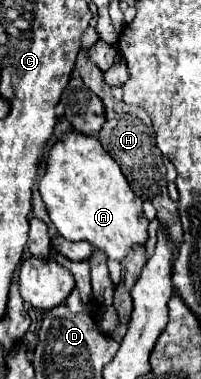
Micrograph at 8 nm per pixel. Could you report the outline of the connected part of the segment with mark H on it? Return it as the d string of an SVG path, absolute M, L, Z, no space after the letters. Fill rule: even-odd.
M89 27L83 37L81 37L81 51L77 55L77 63L75 69L79 71L83 83L97 93L97 97L101 97L101 101L105 103L105 115L107 121L101 129L99 141L103 145L103 149L117 161L117 165L121 167L123 175L127 177L131 189L141 197L141 199L149 199L153 203L153 207L157 209L157 219L161 221L161 225L169 231L169 237L175 241L175 245L183 239L183 231L181 231L181 221L177 215L177 201L173 201L167 193L167 177L165 177L165 165L163 165L163 155L157 149L155 141L153 141L153 127L151 127L151 119L149 115L133 105L127 105L123 101L117 101L111 95L111 87L105 85L103 81L103 73L101 69L87 57L89 49L99 41L97 37L97 29Z

